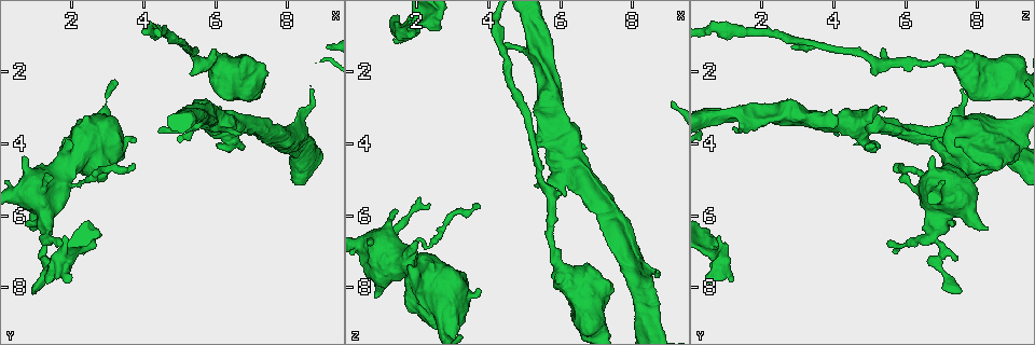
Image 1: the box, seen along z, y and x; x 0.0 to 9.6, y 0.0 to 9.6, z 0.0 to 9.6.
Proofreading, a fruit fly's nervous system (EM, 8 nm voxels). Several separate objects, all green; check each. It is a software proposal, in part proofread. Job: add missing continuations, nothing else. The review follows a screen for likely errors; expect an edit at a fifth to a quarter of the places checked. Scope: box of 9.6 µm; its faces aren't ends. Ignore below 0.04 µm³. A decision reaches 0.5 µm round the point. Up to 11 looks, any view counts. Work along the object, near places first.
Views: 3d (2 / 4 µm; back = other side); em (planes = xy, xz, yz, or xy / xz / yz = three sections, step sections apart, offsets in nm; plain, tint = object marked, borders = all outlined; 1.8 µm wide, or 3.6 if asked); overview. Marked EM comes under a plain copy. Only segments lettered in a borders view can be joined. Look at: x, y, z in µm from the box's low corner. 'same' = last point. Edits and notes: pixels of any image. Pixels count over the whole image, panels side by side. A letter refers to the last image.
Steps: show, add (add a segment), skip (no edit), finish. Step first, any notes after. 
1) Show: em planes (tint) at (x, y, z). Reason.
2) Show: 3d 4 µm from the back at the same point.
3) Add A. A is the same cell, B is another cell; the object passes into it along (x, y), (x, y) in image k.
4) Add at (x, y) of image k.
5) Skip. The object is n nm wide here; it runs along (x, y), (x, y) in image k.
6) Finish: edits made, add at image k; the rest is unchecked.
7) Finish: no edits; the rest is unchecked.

Show: 3d 4 µm at (6.85, 4.10, 5.20). Free end.

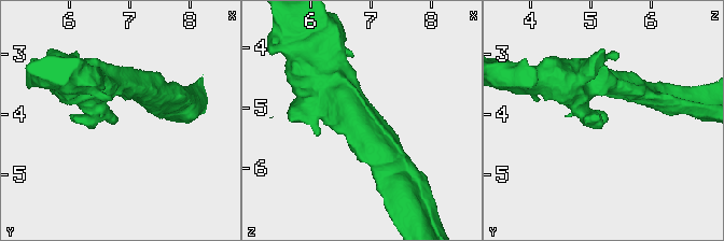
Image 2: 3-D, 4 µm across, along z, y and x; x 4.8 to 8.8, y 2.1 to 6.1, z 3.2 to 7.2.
Show: em planes (tint) at (6.80, 4.10, 5.25). Need the tissue.

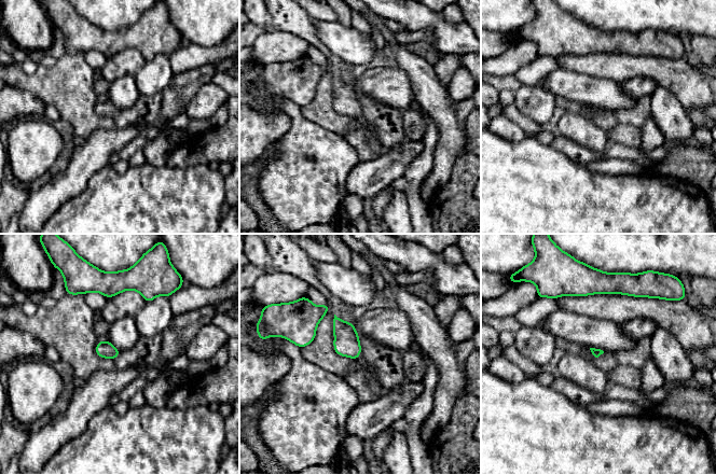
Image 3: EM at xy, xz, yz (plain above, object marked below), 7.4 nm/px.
Show: em planes (borders) at the same point.

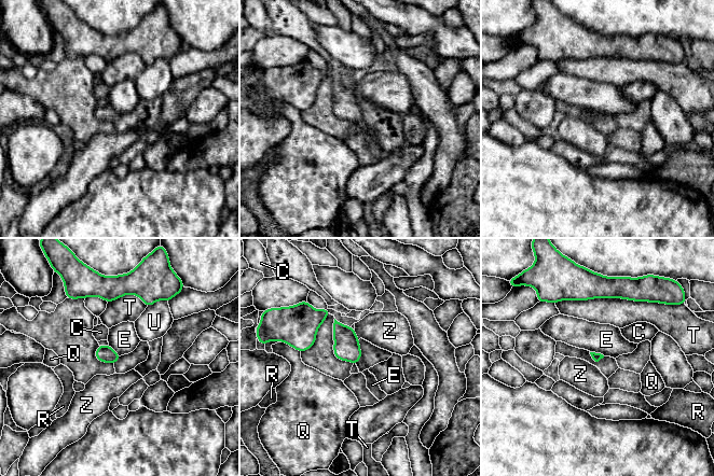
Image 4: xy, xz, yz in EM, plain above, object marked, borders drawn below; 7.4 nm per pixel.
Skip. C, E, Q, R, T, U and Z are other cells; a border runs along (590, 351), (604, 355) in image 4; no lettered segment goes on from it.

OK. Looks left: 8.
Show: 3d 2 µm at (8.65, 2.50, 7.60). Branch stops here.

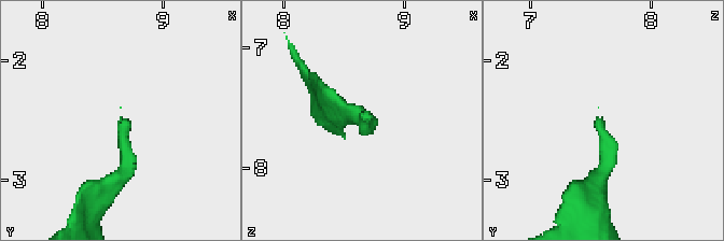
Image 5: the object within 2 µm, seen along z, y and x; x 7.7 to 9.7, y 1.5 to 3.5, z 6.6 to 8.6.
Show: em yz step 16 (tint) at (8.66, 2.48, 7.56).

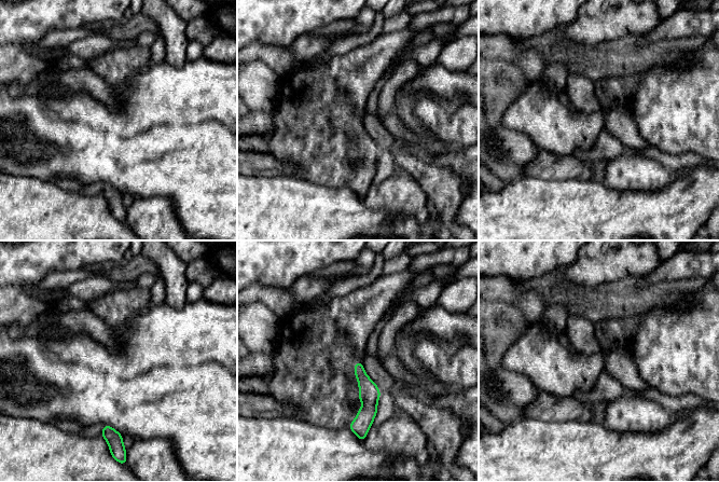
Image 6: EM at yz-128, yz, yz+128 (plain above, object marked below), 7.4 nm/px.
Show: em planes (borders) at the same point. Another direction.

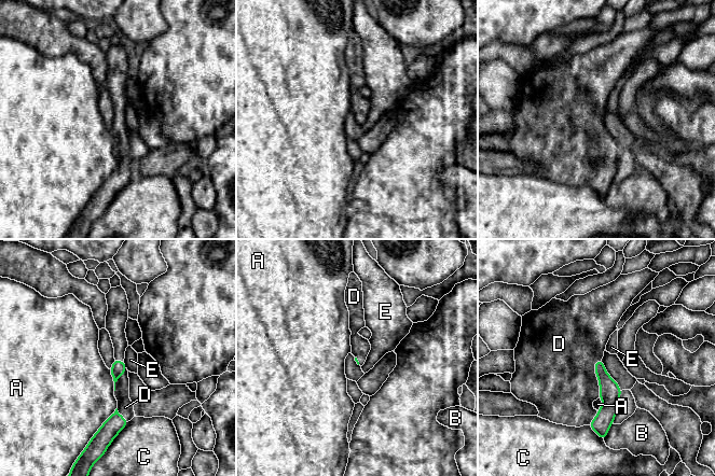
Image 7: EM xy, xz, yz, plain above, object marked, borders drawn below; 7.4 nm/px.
Add D. D is the same cell, A, B, C and E are other cells; the object passes into it along (609, 392), (597, 378), (565, 384) in image 7; it goes on there.

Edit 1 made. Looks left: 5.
Show: overview.

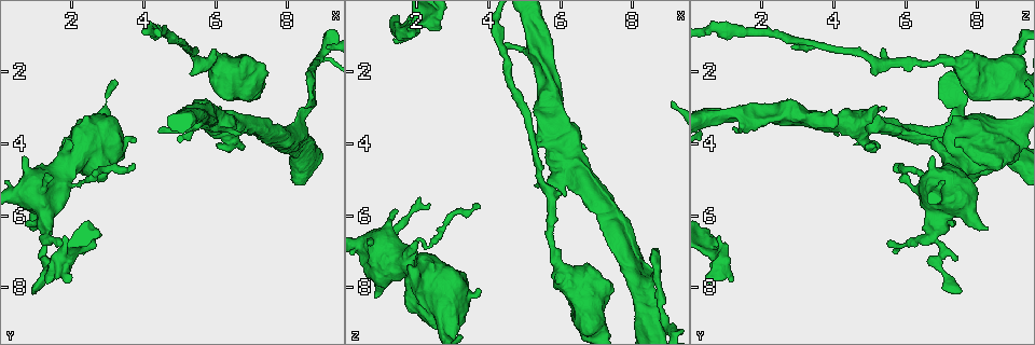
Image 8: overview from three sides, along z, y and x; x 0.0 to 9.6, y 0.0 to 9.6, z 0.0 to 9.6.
Show: em xy step 16 (borders) at (5.40, 3.05, 3.90). Stops while still wide.

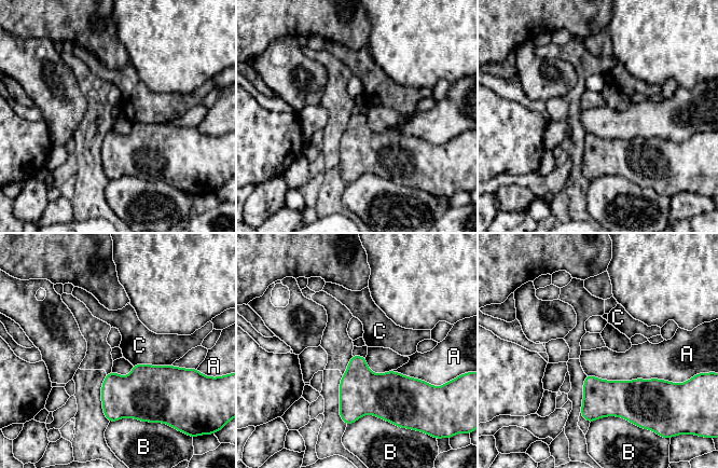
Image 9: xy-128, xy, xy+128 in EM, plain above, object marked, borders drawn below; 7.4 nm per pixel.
Skip. A, B and C are other cells; a border runs along (587, 374), (603, 380), (666, 381) in image 9; no lettered segment goes on from it.

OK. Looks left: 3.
Show: 3d 2 µm at (1.30, 6.60, 6.80). Thick turns thin.

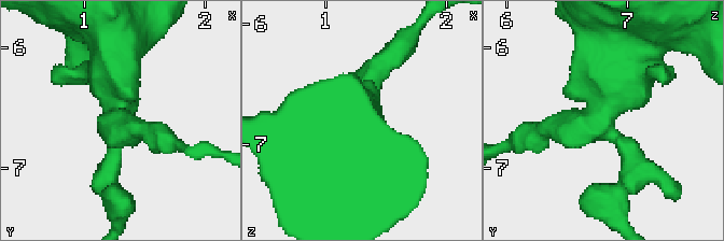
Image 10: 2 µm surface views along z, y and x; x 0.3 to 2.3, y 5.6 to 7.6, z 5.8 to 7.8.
Show: em xy step 8 (tint) at (1.26, 6.54, 6.84). Shape alone is not enough.

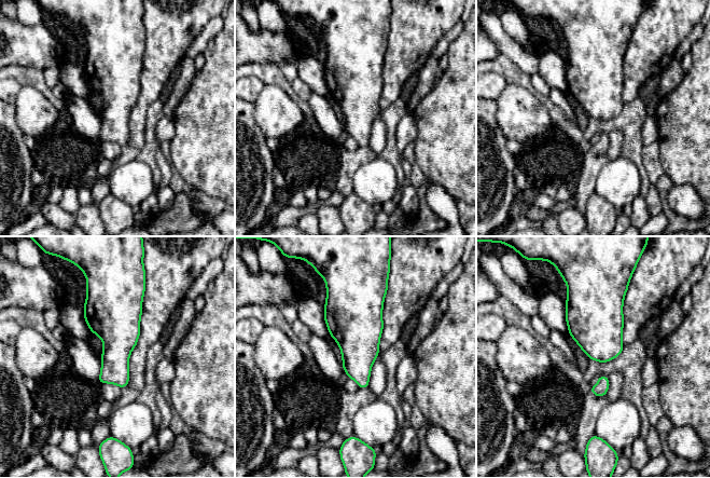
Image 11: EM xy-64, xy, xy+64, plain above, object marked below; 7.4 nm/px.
Show: em planes (borders) at the same point. Cut it another way.

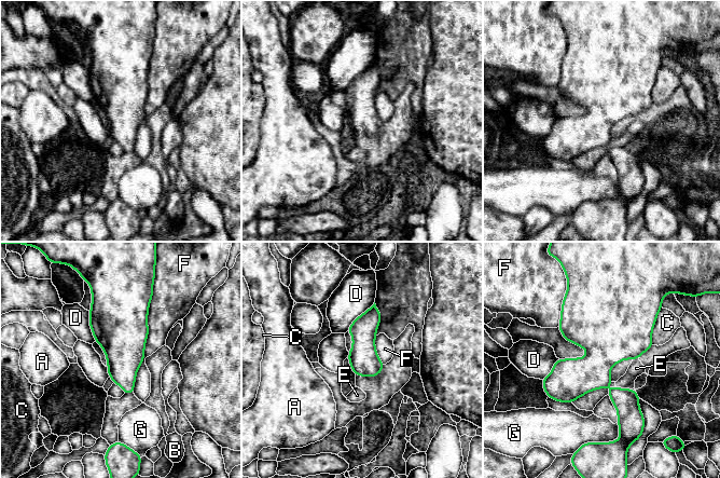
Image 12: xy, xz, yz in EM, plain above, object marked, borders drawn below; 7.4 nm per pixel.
Skip. The object is 220 nm wide here; A, B, C, D, E, F and G are other cells; a border runs along (153, 295), (144, 357), (133, 392) in image 12; no lettered segment goes on from it.

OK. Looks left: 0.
Finish: edits made, add at image 7; the rest is unchecked.

